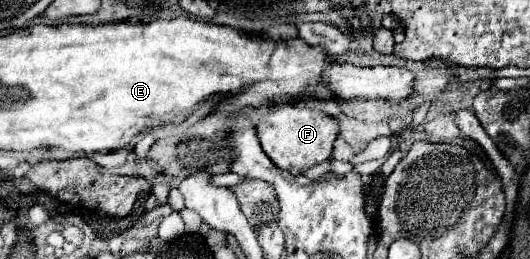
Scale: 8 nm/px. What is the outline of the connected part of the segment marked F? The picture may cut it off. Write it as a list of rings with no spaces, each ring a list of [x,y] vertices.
[[[299,101],[295,105],[287,103],[287,105],[267,107],[263,115],[263,123],[259,123],[257,127],[257,135],[263,151],[269,155],[269,159],[275,165],[279,165],[279,169],[299,175],[305,173],[309,167],[331,159],[333,143],[339,135],[339,123],[333,117],[323,115],[313,105]]]

